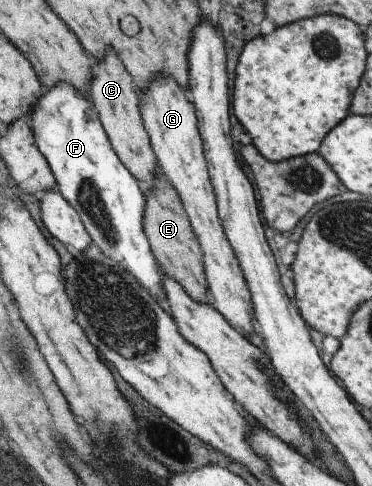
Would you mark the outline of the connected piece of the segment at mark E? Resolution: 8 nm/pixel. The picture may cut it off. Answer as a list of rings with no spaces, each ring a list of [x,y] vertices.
[[[158,167],[155,170],[155,186],[148,193],[144,189],[147,208],[143,216],[143,228],[149,240],[153,256],[155,256],[160,268],[165,275],[175,278],[181,288],[189,294],[191,300],[199,304],[211,304],[209,286],[205,278],[203,268],[203,252],[193,230],[183,203],[177,191],[169,184],[162,170]]]

